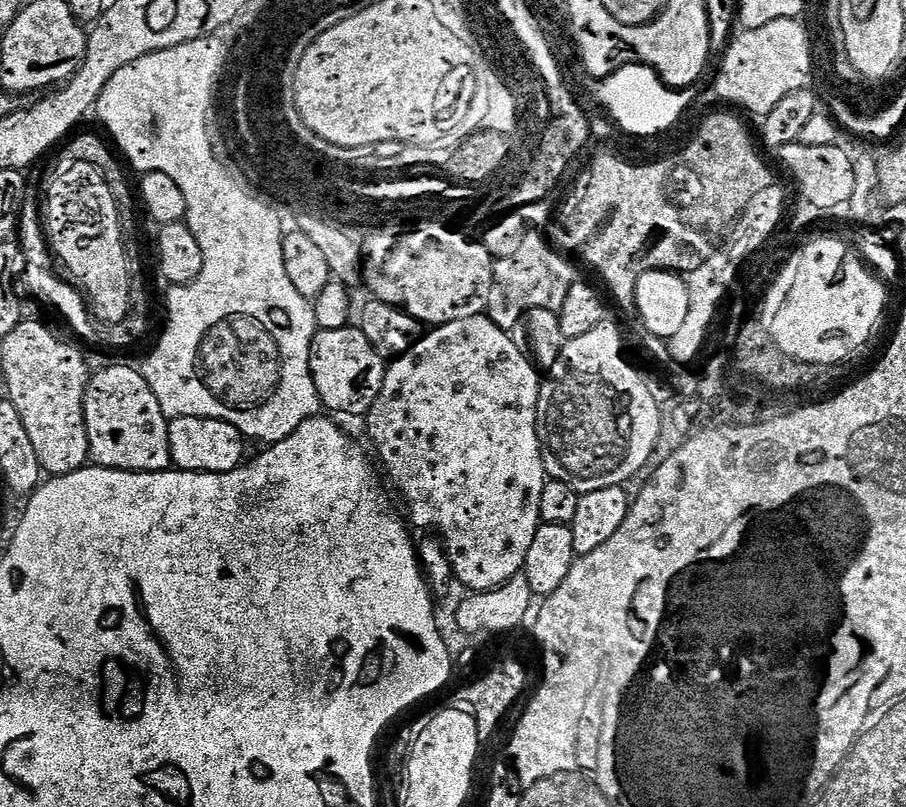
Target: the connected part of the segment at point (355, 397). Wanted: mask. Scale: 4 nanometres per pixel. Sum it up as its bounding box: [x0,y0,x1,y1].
[310,326,385,417]

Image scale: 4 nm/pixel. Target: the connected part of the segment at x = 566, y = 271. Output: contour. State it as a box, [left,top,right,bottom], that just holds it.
[486,230,574,333]

